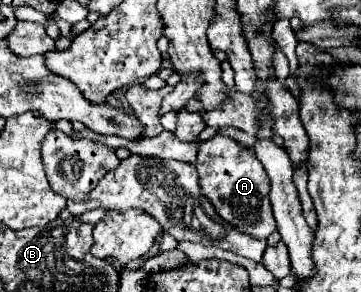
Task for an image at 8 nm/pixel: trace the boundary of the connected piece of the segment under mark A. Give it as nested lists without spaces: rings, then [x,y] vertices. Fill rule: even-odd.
[[[216,135],[200,145],[196,171],[200,175],[202,195],[214,205],[216,213],[224,221],[254,239],[266,239],[276,231],[272,205],[268,201],[268,175],[252,149],[236,145],[236,141],[230,137]]]

